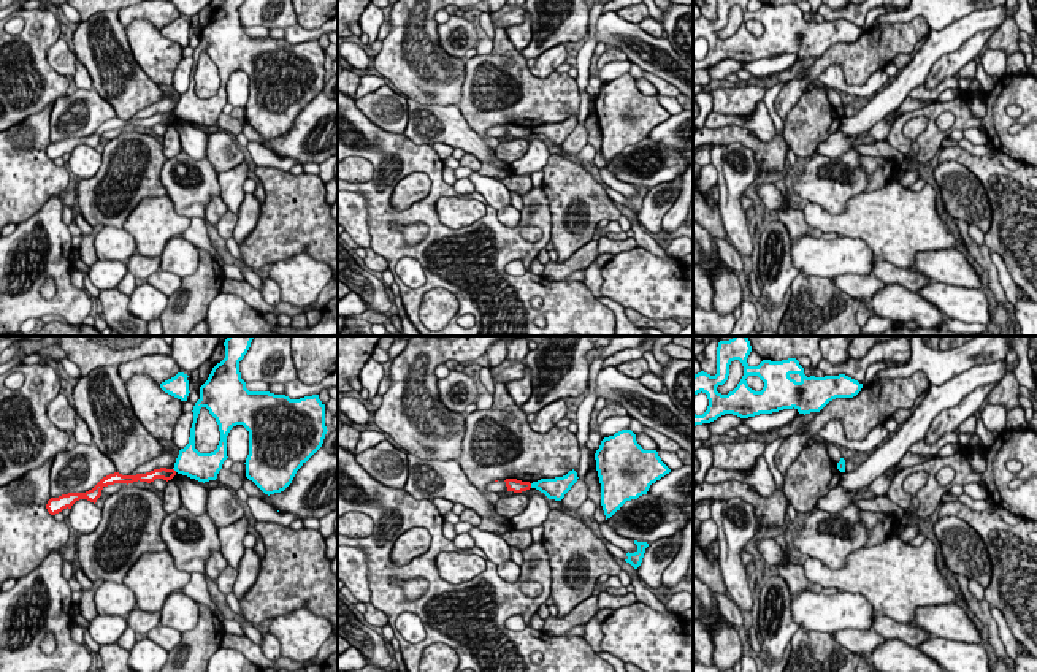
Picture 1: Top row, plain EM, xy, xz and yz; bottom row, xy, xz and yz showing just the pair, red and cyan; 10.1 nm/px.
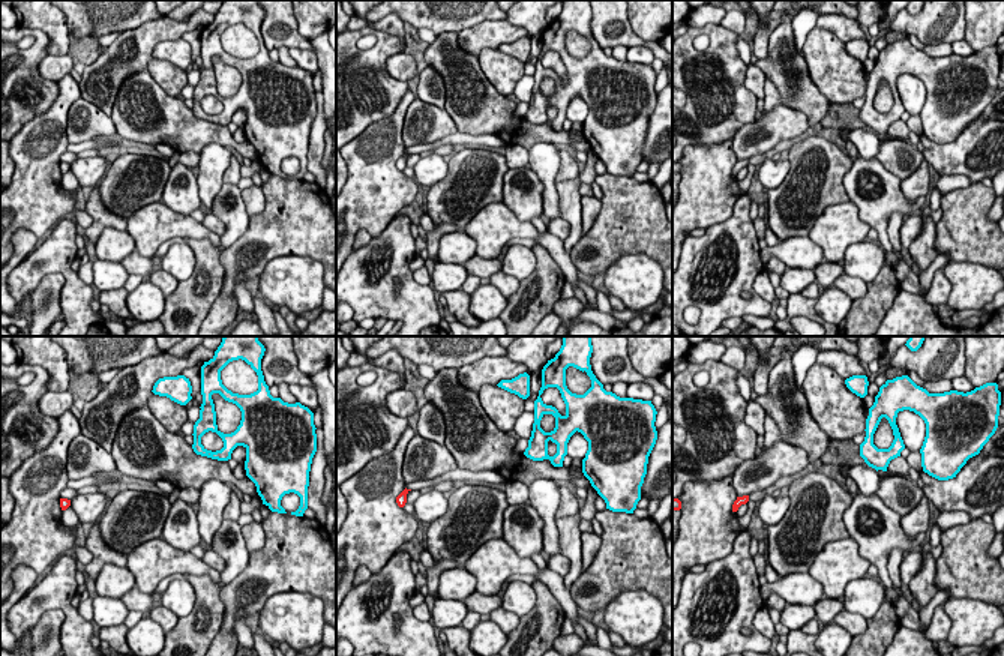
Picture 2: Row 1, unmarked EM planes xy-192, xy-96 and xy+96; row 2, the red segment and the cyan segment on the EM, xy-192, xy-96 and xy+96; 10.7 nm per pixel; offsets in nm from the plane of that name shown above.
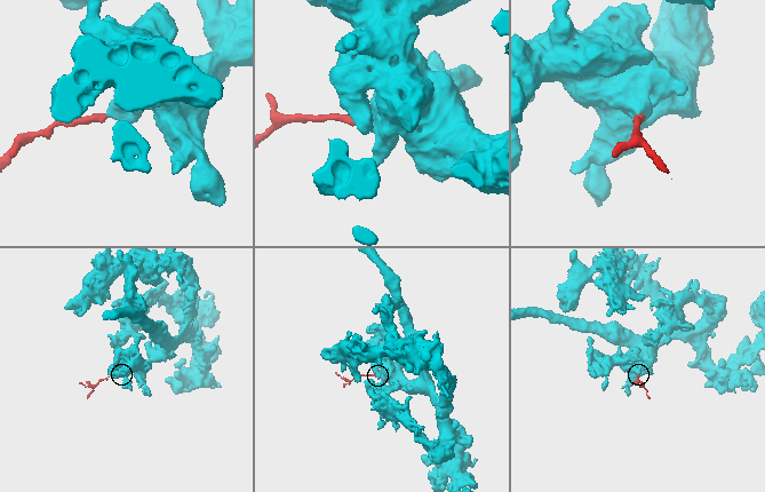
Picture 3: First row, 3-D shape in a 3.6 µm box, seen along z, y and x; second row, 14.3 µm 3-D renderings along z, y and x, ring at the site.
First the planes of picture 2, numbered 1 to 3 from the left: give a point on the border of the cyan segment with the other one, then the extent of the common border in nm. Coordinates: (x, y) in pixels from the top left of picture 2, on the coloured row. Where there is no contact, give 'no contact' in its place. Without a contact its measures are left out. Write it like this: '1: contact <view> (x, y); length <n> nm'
1: no contact
2: no contact
3: no contact

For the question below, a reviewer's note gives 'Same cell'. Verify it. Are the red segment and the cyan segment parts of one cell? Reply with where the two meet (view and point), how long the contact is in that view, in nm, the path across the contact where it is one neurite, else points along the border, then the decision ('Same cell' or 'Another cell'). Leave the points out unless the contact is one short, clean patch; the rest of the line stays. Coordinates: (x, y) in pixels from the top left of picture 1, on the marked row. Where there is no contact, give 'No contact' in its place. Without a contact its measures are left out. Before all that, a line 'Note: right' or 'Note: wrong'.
Note: wrong
Touches red at xz (530, 485). Shared border 50 nm. Boundary: xz (530, 484), (531, 487). Another cell

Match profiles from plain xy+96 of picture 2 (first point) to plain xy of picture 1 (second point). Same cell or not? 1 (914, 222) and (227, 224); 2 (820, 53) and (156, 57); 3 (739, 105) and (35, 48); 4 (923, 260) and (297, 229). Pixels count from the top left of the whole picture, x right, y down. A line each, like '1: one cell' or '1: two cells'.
1: one cell
2: one cell
3: one cell
4: two cells

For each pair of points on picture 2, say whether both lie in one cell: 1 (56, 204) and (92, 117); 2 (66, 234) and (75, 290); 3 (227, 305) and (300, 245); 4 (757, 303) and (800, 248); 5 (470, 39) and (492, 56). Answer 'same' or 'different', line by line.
1: different
2: same
3: same
4: different
5: different

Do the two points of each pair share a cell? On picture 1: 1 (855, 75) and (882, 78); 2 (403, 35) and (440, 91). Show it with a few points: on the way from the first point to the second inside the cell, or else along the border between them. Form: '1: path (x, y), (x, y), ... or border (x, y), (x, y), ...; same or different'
1: path (861, 75), (876, 78); same
2: path (411, 49), (411, 57), (430, 76); same

